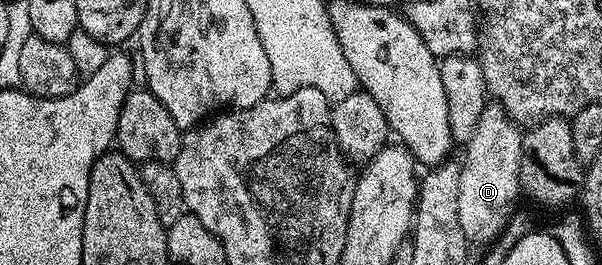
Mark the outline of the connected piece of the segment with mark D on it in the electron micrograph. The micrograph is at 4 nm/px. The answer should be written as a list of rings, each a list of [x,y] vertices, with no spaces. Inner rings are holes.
[[[491,102],[481,114],[481,122],[477,122],[477,134],[469,138],[462,152],[457,186],[457,218],[461,218],[461,230],[468,245],[487,246],[498,239],[517,211],[515,199],[521,196],[519,175],[523,132],[502,104]]]

